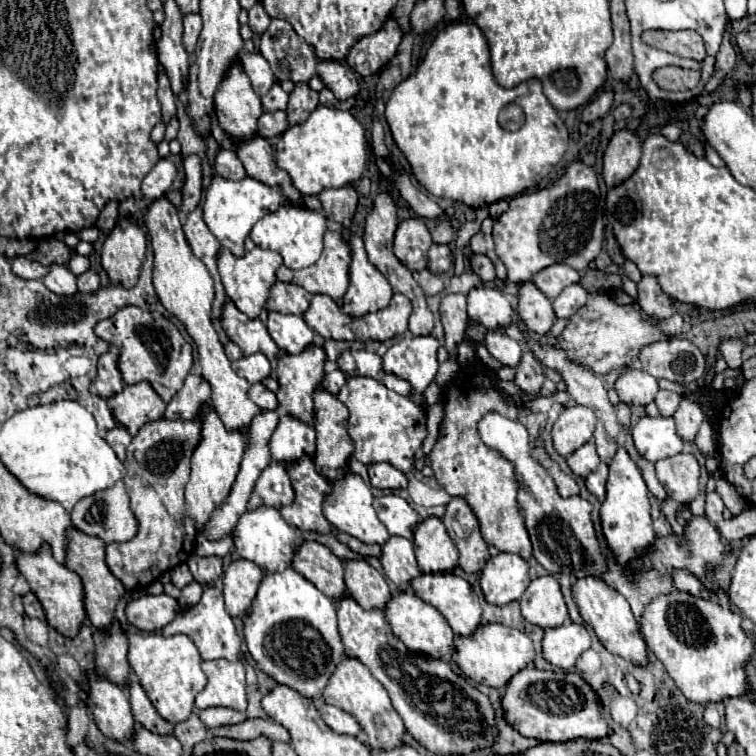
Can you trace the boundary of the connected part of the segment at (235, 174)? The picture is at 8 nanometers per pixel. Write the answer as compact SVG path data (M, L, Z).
M229 147L221 149L217 159L215 159L215 173L219 177L229 177L229 179L241 179L241 177L247 177L245 175L245 169L237 157L237 153Z

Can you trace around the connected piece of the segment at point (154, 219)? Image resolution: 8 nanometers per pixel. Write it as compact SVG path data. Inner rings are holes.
M165 197L151 203L145 223L147 231L151 233L151 245L155 251L155 271L153 271L155 291L163 307L185 325L187 333L197 343L199 363L203 363L203 377L209 381L213 389L211 405L221 417L221 421L225 421L225 429L241 429L241 433L249 435L249 425L253 423L253 417L261 413L261 409L253 405L253 401L249 401L251 383L245 381L243 377L237 377L237 373L231 369L231 361L227 359L219 335L213 327L211 321L211 309L215 299L213 277L205 269L205 263L193 257L189 241L183 233L183 225L179 221L179 213Z

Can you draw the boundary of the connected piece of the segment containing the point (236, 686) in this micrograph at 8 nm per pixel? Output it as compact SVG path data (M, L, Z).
M205 661L203 673L207 675L207 687L195 697L195 705L199 709L209 707L231 707L237 711L247 709L247 695L245 695L245 667L241 661Z

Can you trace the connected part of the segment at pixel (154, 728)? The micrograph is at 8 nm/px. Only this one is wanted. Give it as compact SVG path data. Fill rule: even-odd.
M131 681L127 685L127 691L129 691L129 703L131 703L131 709L133 709L133 717L145 729L149 729L151 733L159 733L159 735L173 735L175 725L169 723L169 721L165 721L157 713L157 709L153 707L153 703L149 701L149 697L145 695L143 687L137 681Z

